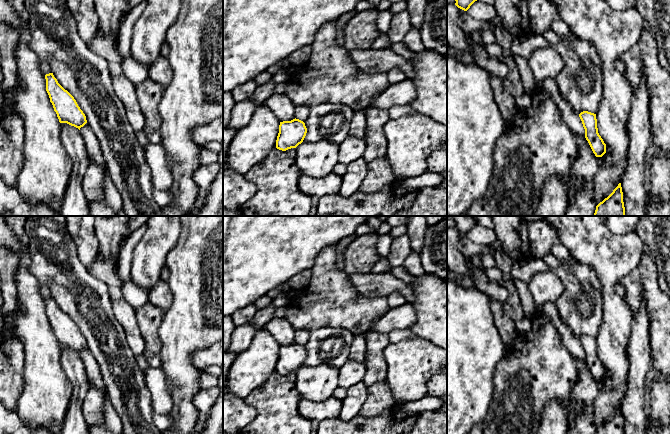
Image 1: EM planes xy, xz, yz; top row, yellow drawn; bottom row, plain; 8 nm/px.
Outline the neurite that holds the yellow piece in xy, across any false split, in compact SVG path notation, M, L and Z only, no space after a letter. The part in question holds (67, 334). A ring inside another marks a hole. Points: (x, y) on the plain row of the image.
M53 297L46 298L45 303L46 315L59 346L67 347L80 354L87 344L74 321L58 307Z

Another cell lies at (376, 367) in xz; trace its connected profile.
M369 331L365 335L366 339L366 358L364 365L366 373L362 380L366 387L375 383L386 382L388 366L384 357L384 349L390 344L389 335Z

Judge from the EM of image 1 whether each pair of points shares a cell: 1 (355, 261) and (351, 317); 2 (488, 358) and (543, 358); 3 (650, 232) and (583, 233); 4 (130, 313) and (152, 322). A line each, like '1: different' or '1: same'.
1: different
2: different
3: different
4: different

